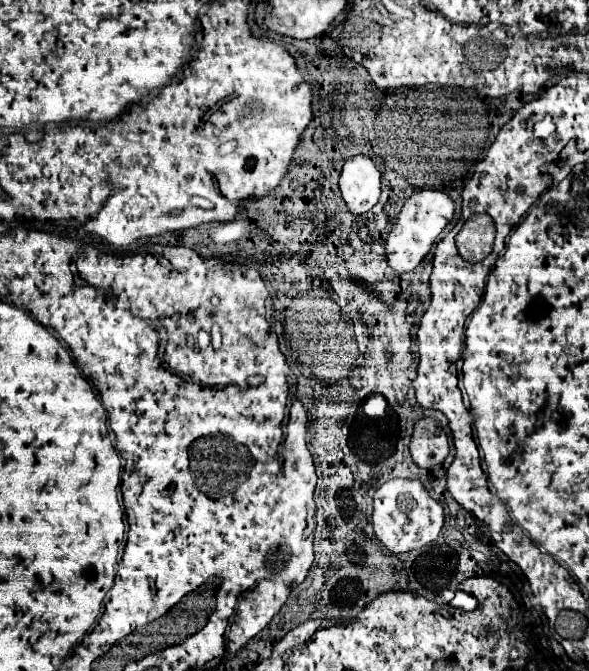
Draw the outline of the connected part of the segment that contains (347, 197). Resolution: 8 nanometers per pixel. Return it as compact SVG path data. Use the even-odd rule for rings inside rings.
M366 155L348 159L338 179L342 201L352 215L368 213L380 197L380 171Z

